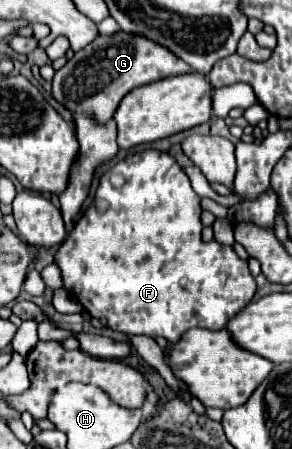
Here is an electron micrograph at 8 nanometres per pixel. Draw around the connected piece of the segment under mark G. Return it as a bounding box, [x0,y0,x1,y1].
[52,31,192,123]

